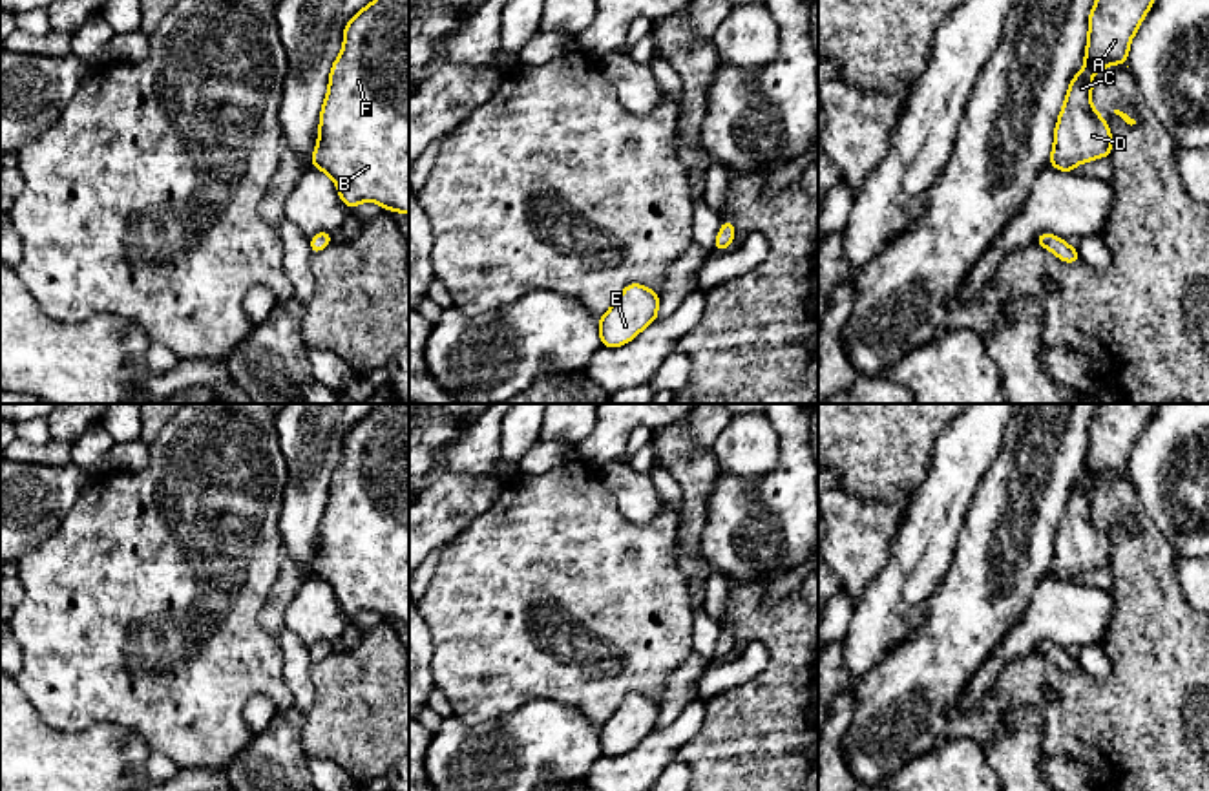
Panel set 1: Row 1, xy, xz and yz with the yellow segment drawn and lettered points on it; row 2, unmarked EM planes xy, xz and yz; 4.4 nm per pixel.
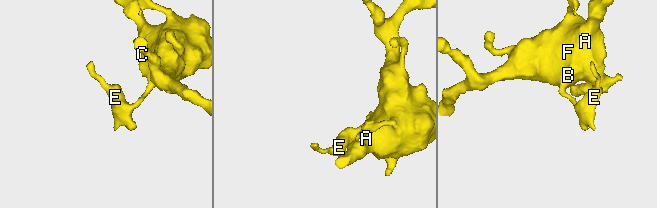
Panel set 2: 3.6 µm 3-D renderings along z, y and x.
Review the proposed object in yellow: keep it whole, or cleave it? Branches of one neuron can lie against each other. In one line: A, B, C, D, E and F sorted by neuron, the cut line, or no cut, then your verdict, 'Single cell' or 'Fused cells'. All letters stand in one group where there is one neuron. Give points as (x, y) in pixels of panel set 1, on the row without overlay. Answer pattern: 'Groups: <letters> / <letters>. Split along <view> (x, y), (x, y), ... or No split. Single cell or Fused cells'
Groups: A B C D E F. No split. Single cell

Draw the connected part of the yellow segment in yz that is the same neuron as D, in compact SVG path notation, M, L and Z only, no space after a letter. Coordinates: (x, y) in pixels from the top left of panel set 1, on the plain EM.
M1098 404L1088 424L1085 469L1074 484L1054 539L1050 575L1072 581L1078 574L1110 566L1112 543L1090 512L1103 477L1125 473L1132 446L1158 404Z

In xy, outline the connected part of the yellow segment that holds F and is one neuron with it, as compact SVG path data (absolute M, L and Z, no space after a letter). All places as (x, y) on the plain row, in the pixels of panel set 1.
M378 404L345 435L310 574L334 590L345 616L373 610L409 623L409 404Z

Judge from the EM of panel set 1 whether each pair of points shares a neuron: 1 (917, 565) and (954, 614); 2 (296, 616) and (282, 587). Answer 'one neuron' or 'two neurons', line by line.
1: two neurons
2: two neurons

